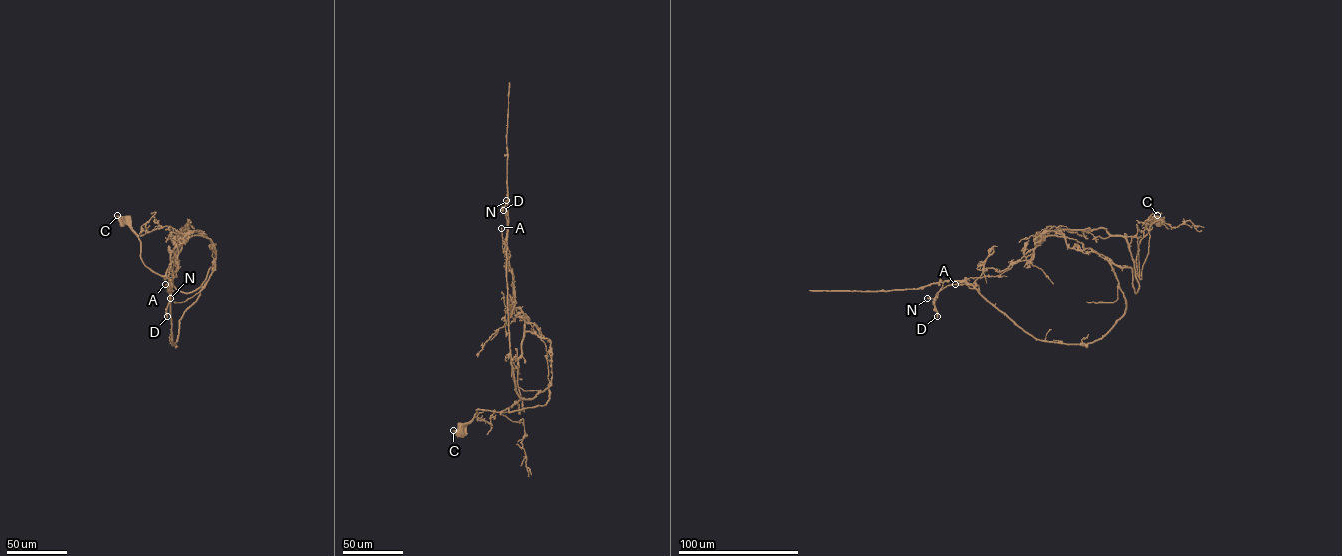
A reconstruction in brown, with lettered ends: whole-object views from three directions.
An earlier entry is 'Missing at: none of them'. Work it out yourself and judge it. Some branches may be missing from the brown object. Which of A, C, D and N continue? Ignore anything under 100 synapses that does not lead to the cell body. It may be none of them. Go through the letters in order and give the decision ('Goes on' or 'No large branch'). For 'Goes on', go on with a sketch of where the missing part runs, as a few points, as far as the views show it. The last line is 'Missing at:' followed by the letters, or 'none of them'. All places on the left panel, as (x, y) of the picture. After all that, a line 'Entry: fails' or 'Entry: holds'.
A: No large branch
C: No large branch
D: No large branch
N: No large branch
Missing at: none of them
Entry: holds

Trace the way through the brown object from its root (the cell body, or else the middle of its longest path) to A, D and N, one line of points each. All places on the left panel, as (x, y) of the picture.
A: (124, 220), (142, 262), (166, 276), (181, 228), (189, 230), (165, 284)
D: (124, 220), (142, 262), (166, 276), (181, 228), (189, 230), (173, 249), (167, 316)
N: (124, 220), (142, 262), (166, 276), (181, 228), (189, 230), (173, 249), (170, 298)

